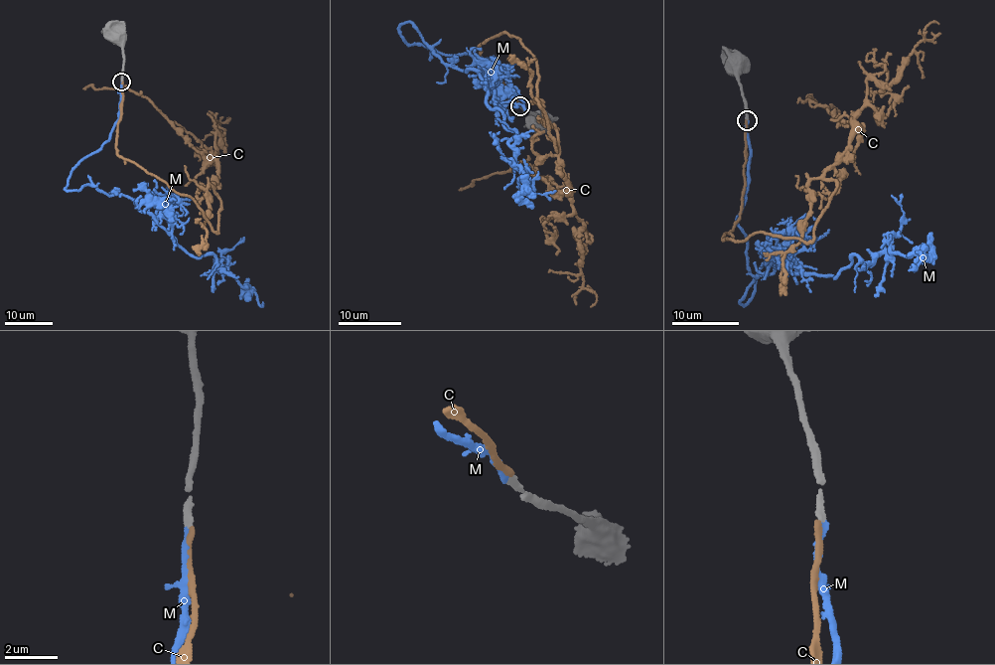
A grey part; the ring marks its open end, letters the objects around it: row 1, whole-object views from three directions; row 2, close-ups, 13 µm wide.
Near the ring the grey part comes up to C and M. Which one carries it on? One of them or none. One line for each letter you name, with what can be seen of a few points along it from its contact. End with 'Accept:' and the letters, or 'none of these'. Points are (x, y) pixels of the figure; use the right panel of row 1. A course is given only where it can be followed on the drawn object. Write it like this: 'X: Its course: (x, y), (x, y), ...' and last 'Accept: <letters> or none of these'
M: Its course: (747, 120), (743, 304), (777, 261), (837, 276), (855, 254), (920, 252), (908, 269)
Accept: M

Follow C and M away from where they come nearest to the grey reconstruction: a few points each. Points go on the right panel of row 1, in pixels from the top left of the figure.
C: (747, 119), (740, 220), (721, 238), (811, 242), (837, 186), (824, 171), (855, 123), (803, 100), (839, 112)
M: (747, 120), (743, 304), (777, 261), (837, 276), (855, 254), (920, 252), (908, 269)

